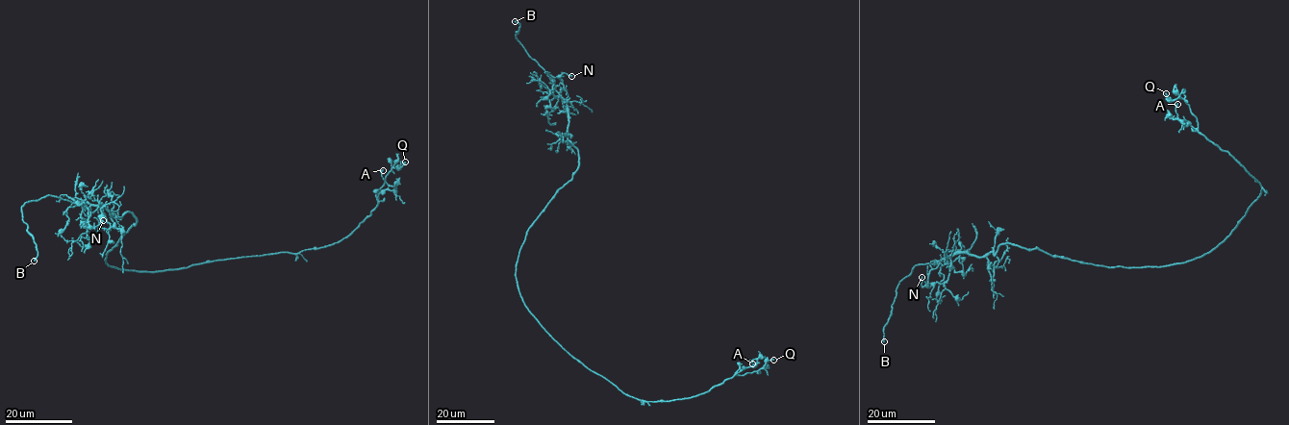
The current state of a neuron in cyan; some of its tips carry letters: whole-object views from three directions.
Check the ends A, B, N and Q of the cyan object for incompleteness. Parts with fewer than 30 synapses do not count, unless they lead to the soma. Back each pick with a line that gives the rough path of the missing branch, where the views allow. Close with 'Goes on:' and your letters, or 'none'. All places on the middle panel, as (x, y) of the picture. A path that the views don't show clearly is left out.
Goes on: B

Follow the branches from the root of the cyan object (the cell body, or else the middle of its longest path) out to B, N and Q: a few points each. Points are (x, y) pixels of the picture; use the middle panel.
B: (516, 275), (528, 228), (571, 179), (579, 157), (568, 139), (568, 104), (516, 38), (519, 25), (515, 21)
N: (516, 275), (528, 228), (579, 165), (578, 150), (568, 139), (568, 95), (558, 77), (571, 76)
Q: (516, 275), (524, 304), (544, 331), (589, 368), (640, 400), (693, 397), (734, 374), (756, 371), (773, 360)

